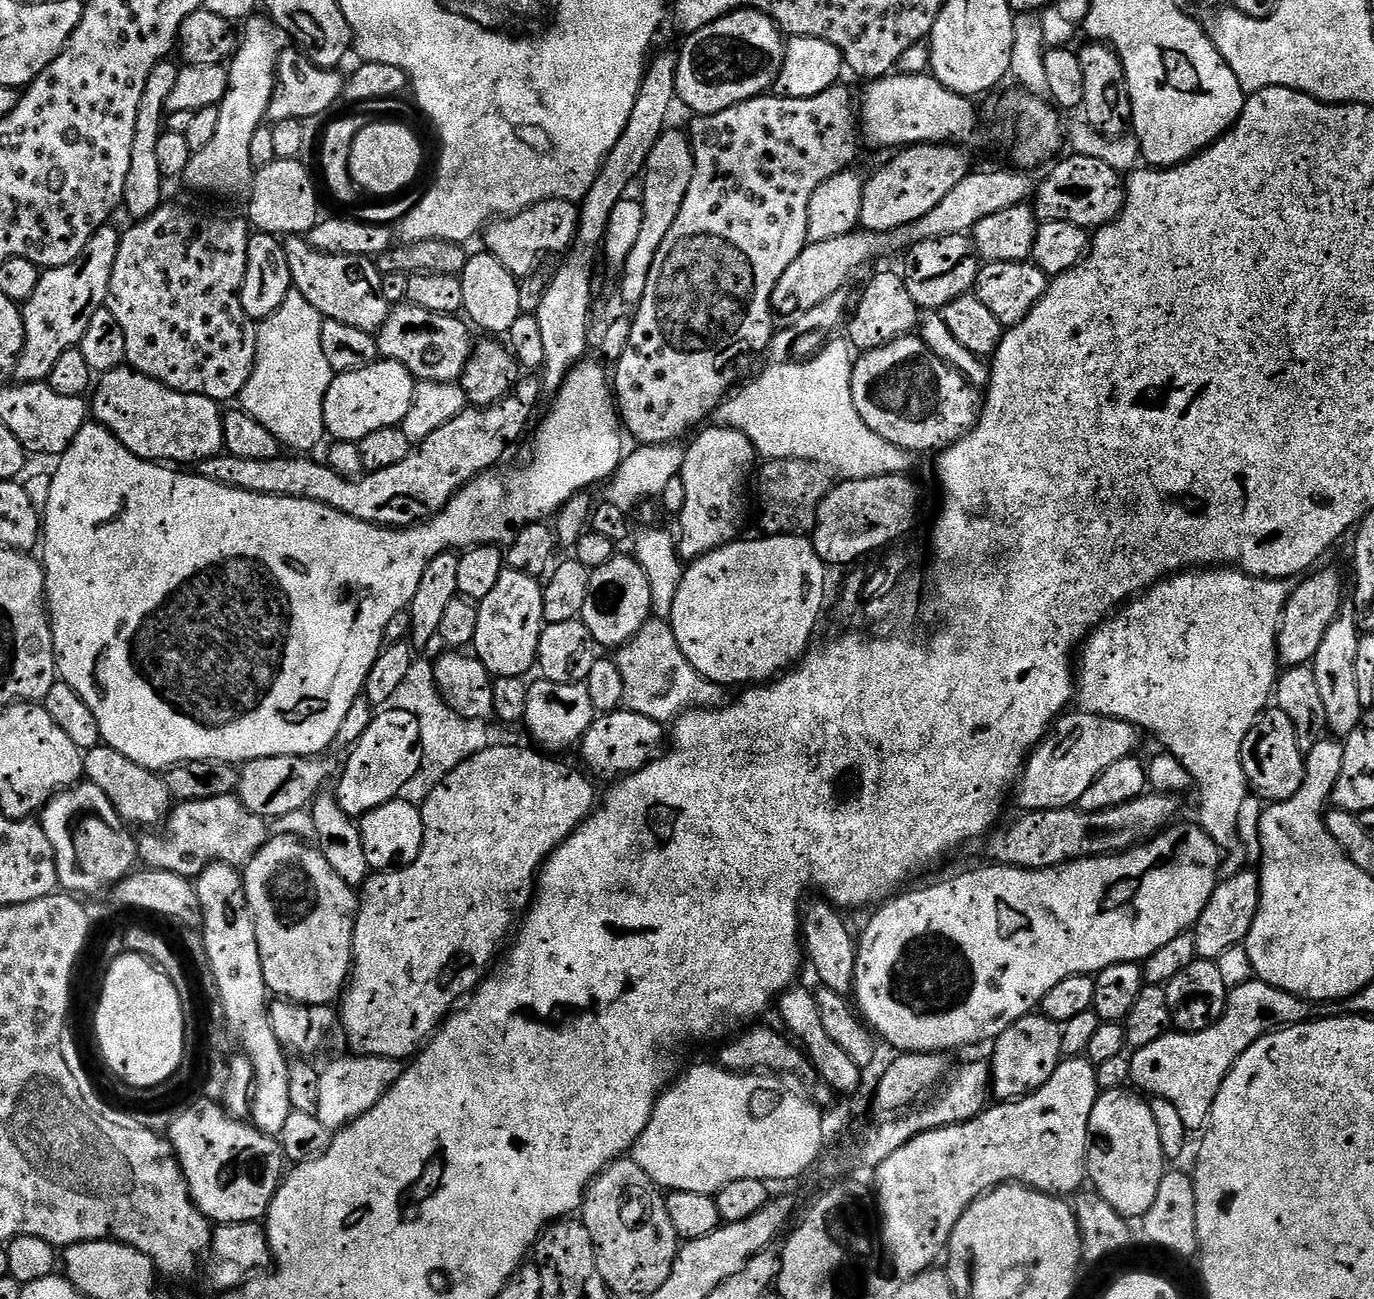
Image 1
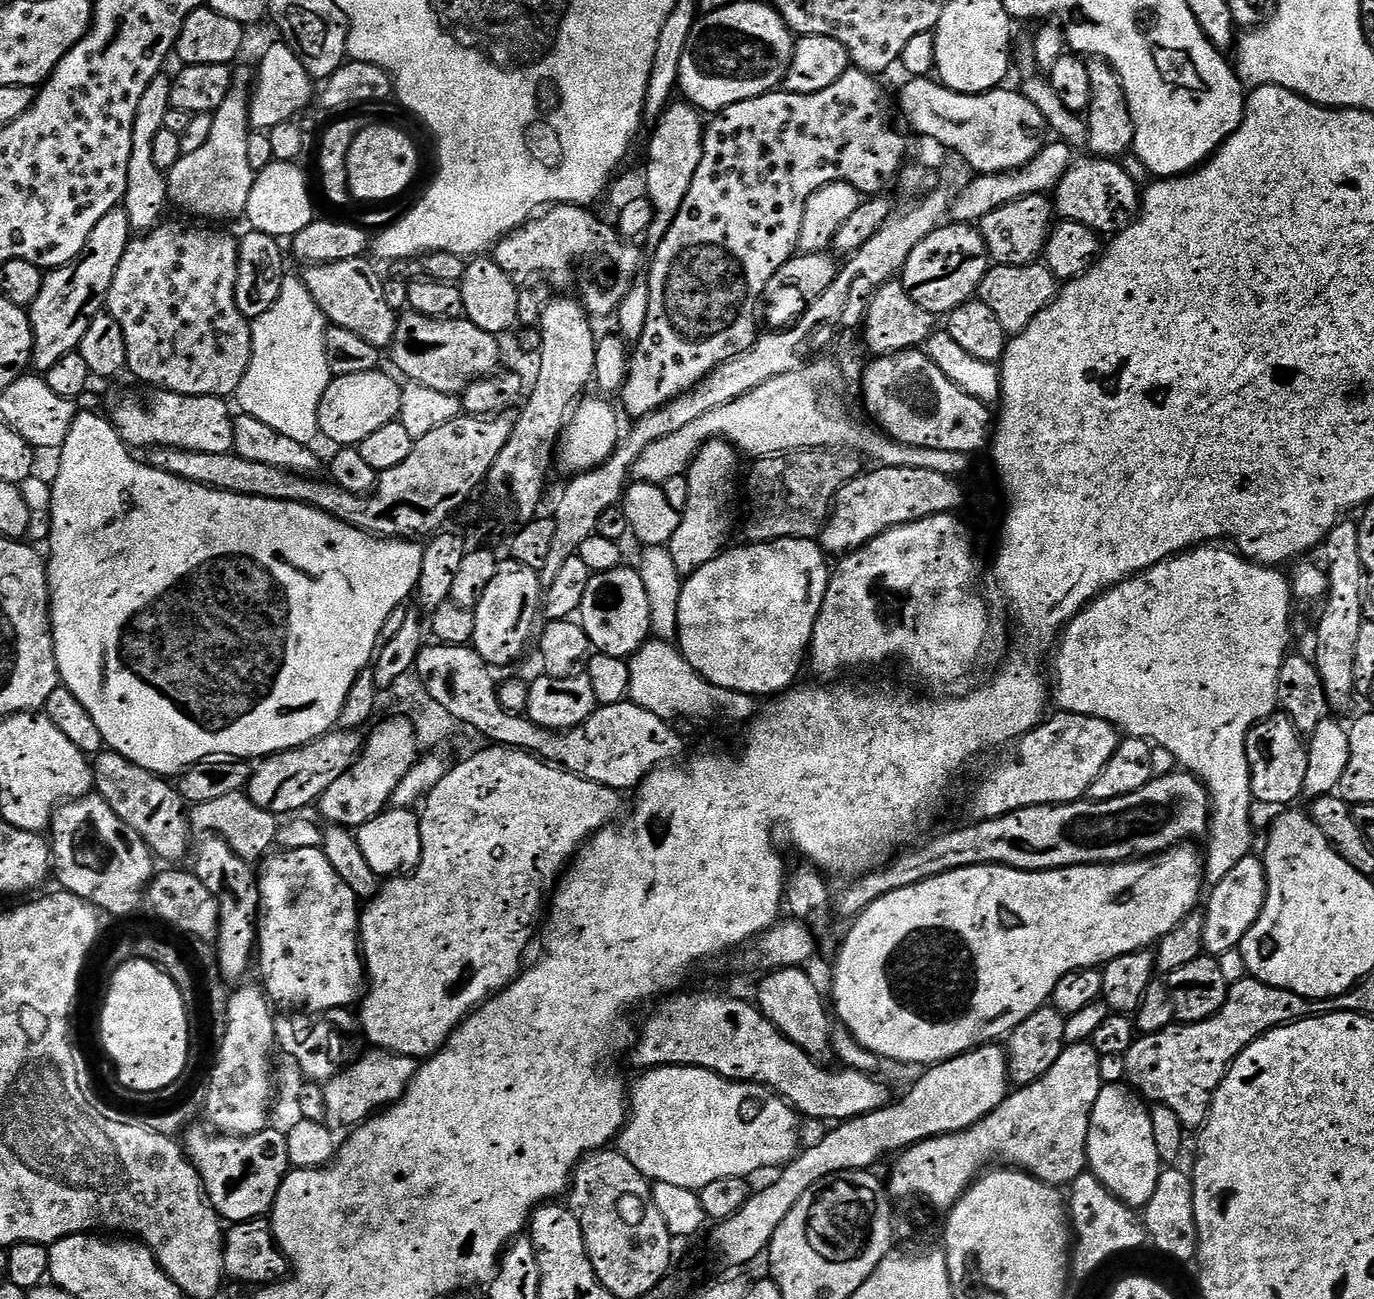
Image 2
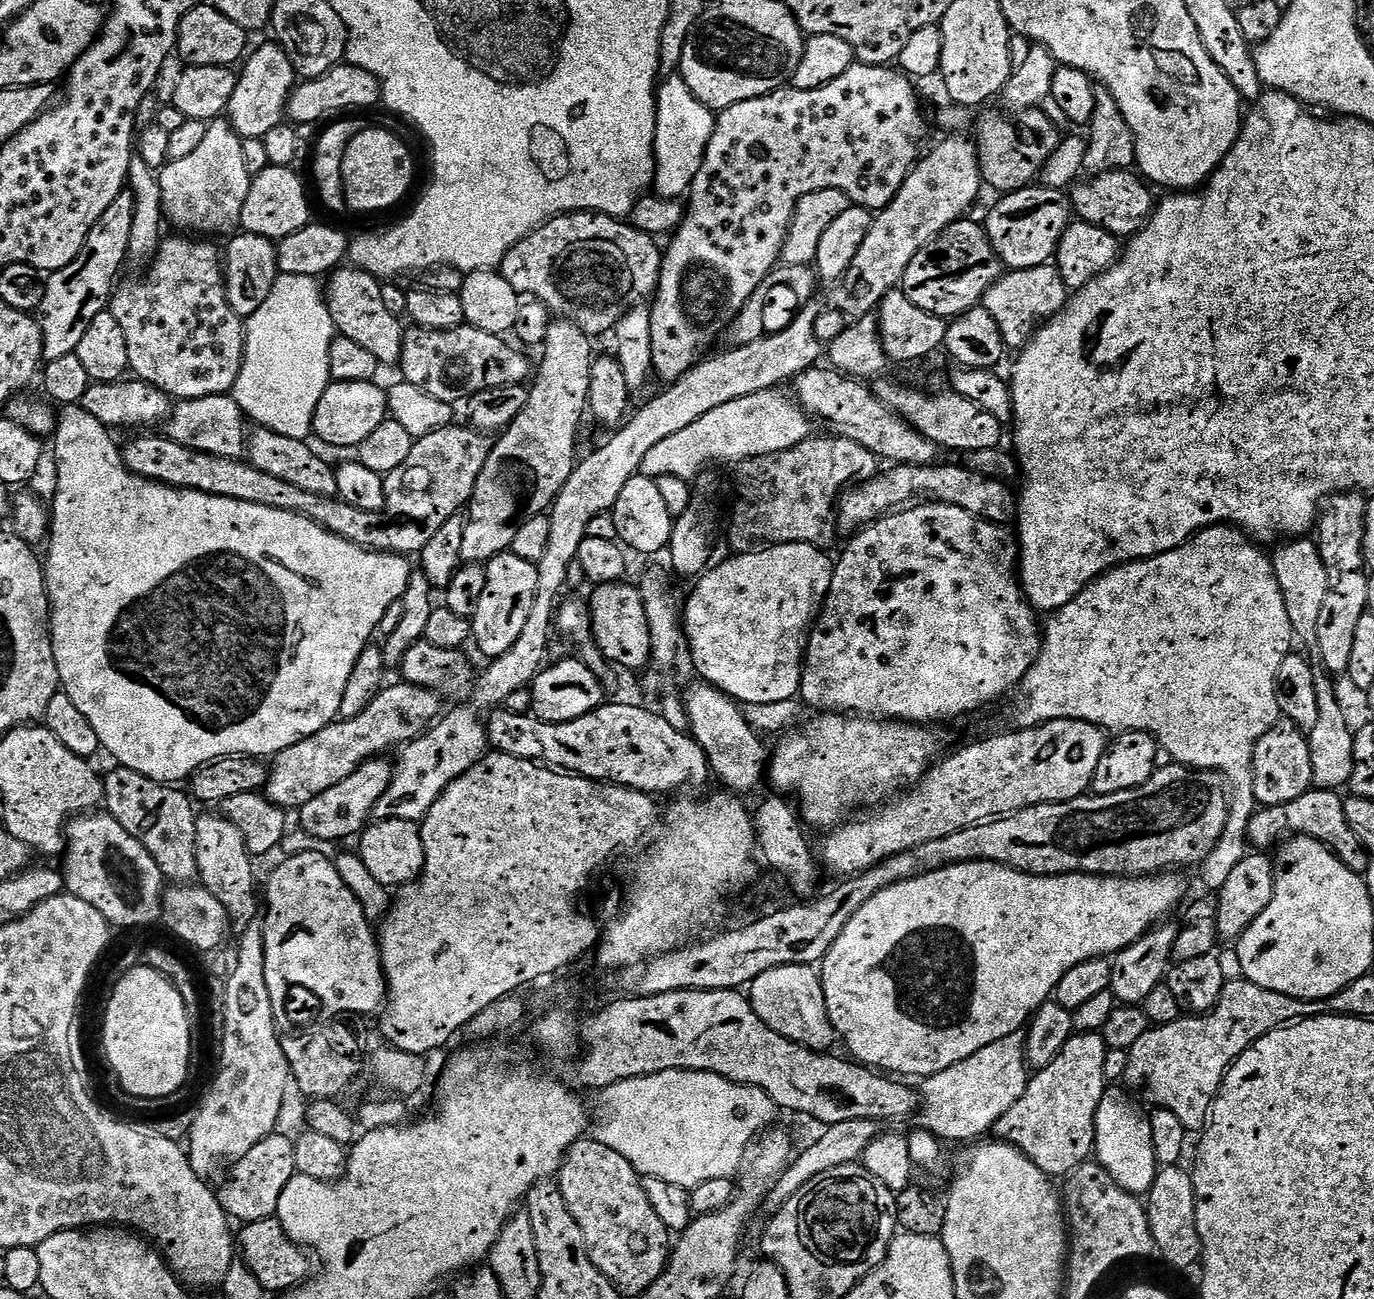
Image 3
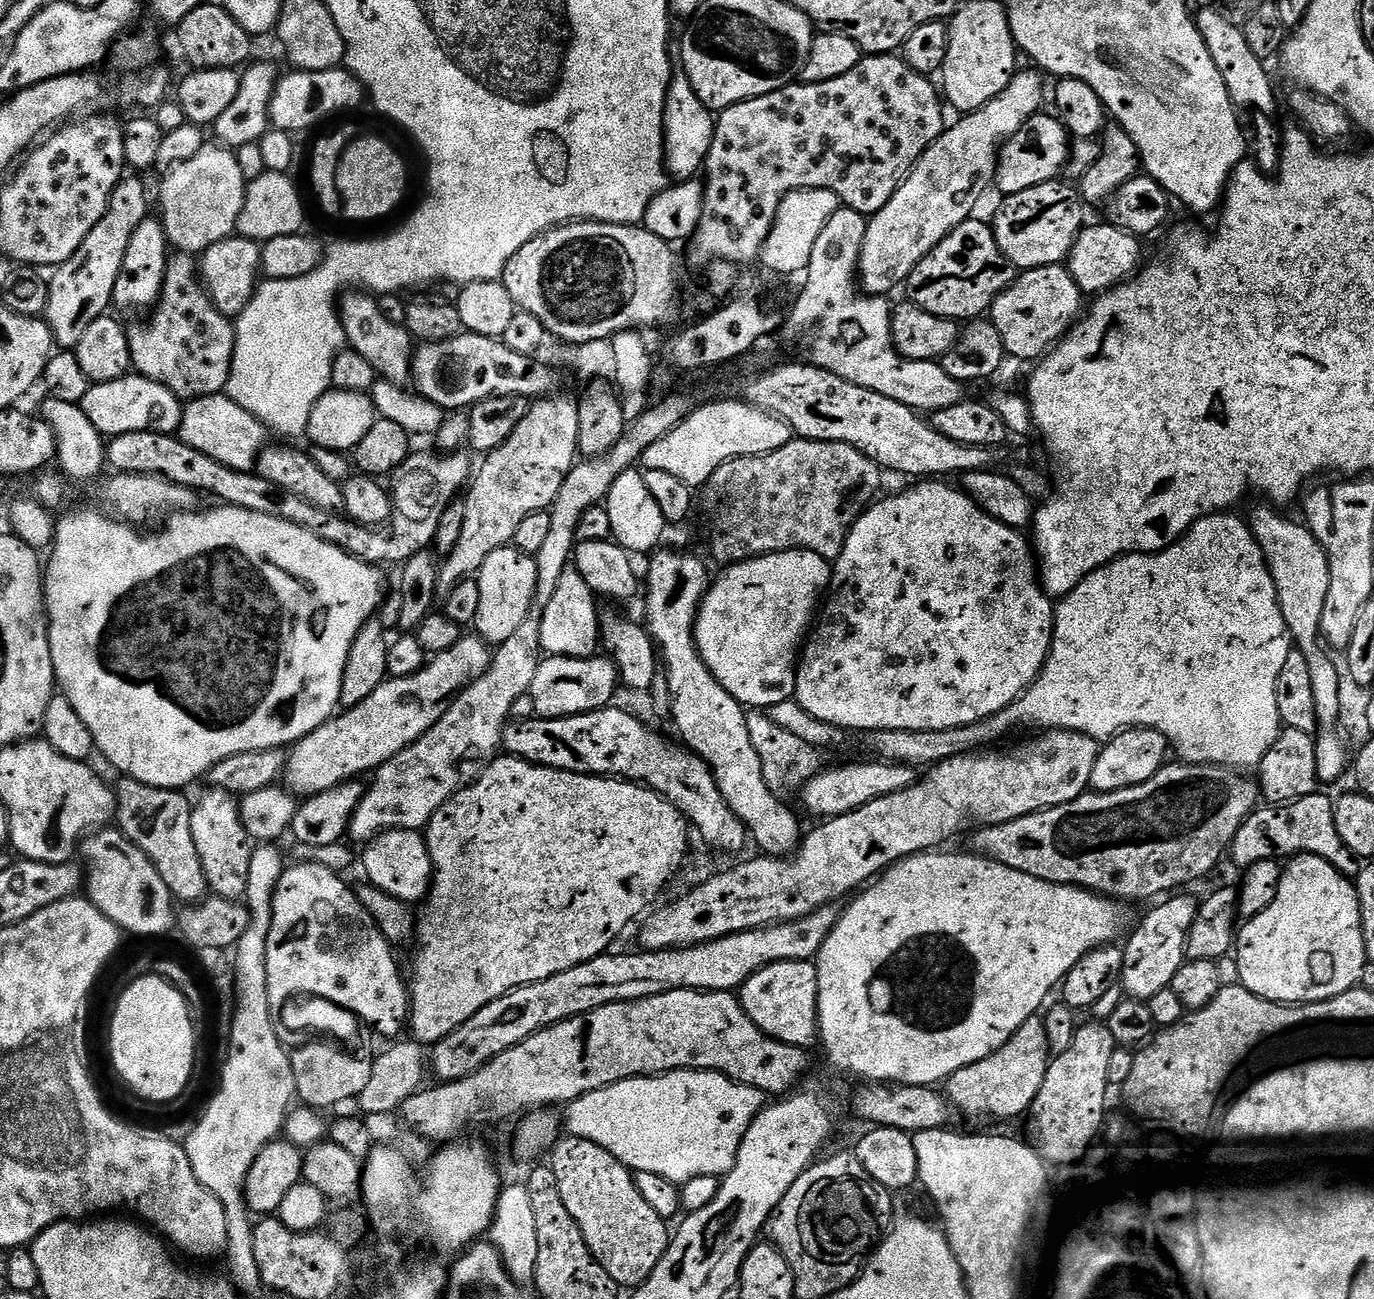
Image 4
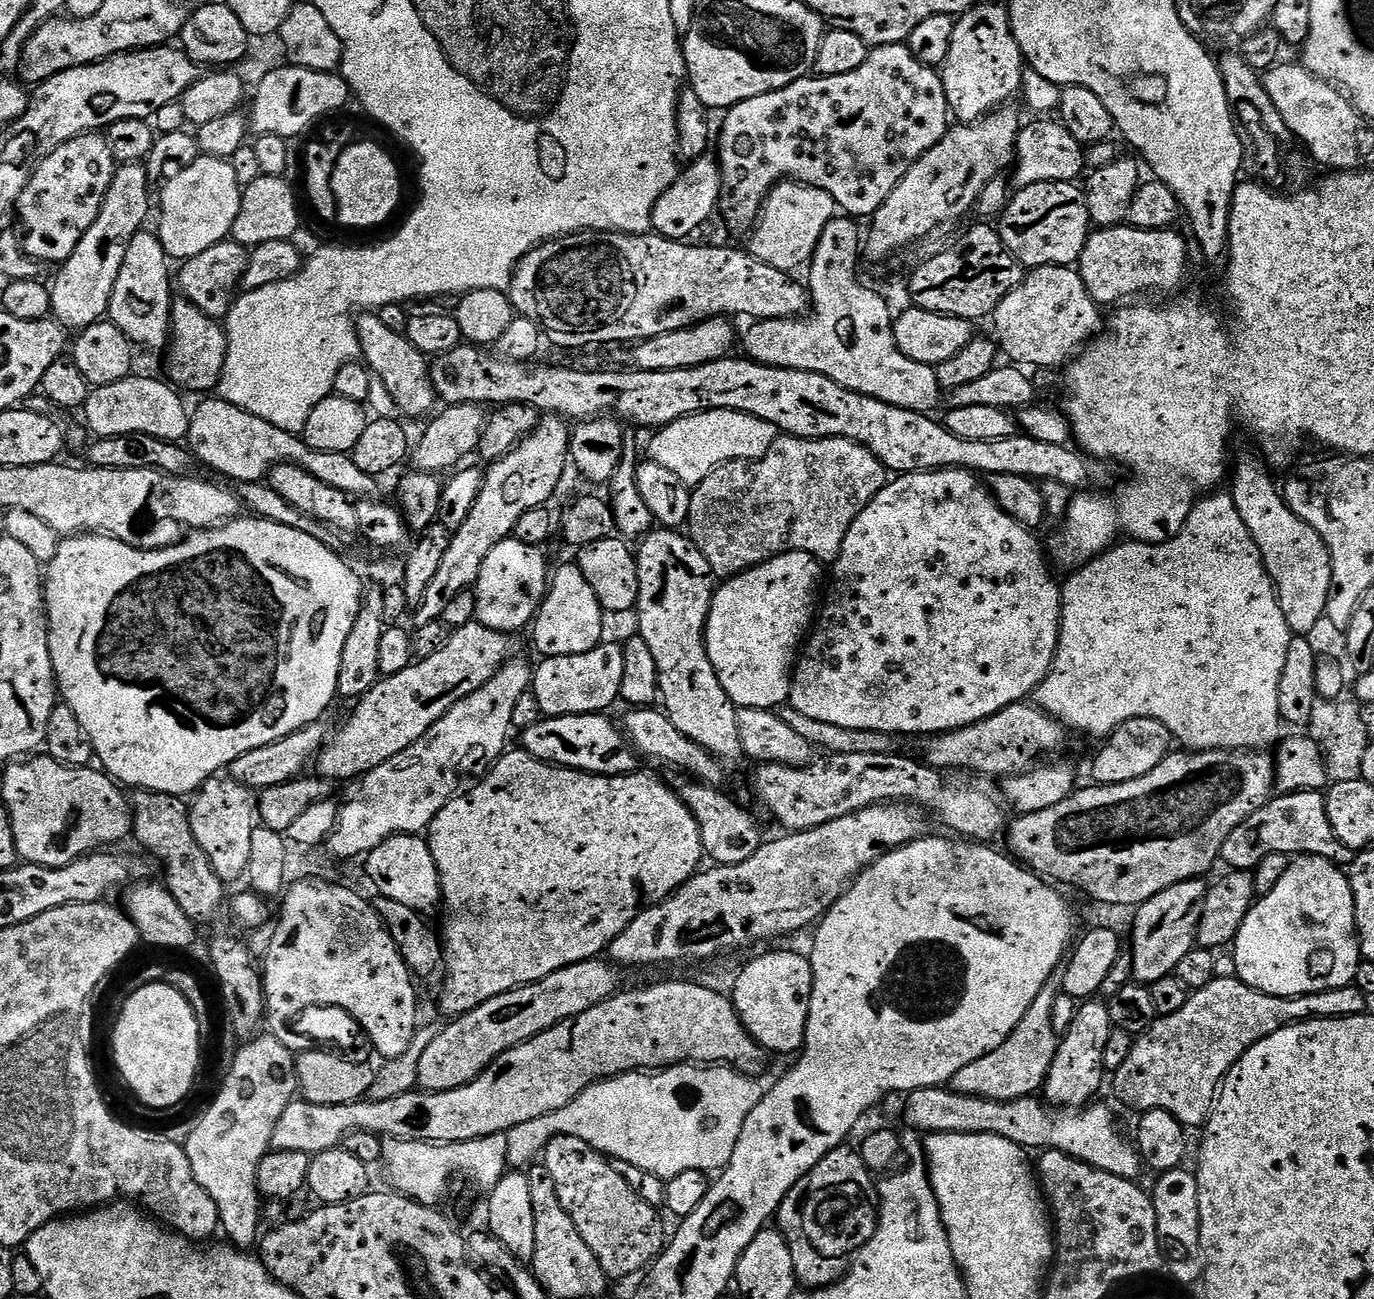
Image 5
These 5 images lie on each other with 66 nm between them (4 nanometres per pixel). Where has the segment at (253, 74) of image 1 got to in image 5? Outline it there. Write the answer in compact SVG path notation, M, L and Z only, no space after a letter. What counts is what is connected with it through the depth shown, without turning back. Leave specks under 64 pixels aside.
M201 154L194 163L167 177L160 192L160 228L158 235L164 253L183 262L210 250L232 235L234 218L240 209L240 183L227 159Z

